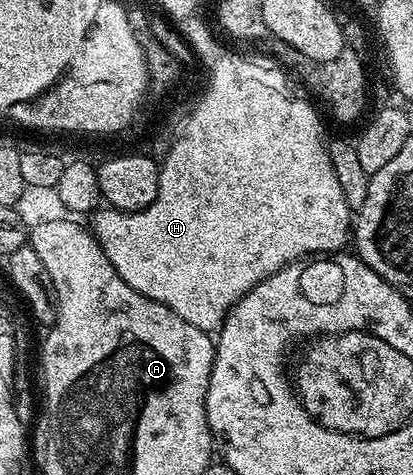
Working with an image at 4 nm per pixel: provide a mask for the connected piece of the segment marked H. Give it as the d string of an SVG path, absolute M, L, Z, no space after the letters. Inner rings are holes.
M214 78L211 92L205 97L204 104L201 104L199 112L196 112L195 119L191 122L191 127L187 135L176 144L175 151L172 151L171 159L168 159L164 176L161 178L163 184L160 190L160 199L156 203L151 203L137 212L123 212L117 208L101 206L91 213L90 231L96 237L106 258L110 258L110 266L118 270L118 278L126 282L138 294L174 310L178 318L186 318L190 326L198 326L198 330L209 334L219 333L223 326L228 312L236 305L240 299L255 284L270 278L278 270L282 270L293 262L303 261L305 258L315 257L317 254L336 254L341 251L344 243L349 243L350 233L354 228L354 212L349 208L346 198L342 195L342 185L338 183L337 176L334 175L334 166L330 166L330 154L328 153L328 140L326 136L316 136L316 134L326 134L316 132L318 126L310 120L310 114L304 112L292 112L290 106L286 108L272 108L274 104L268 100L272 94L234 94L234 78Z

